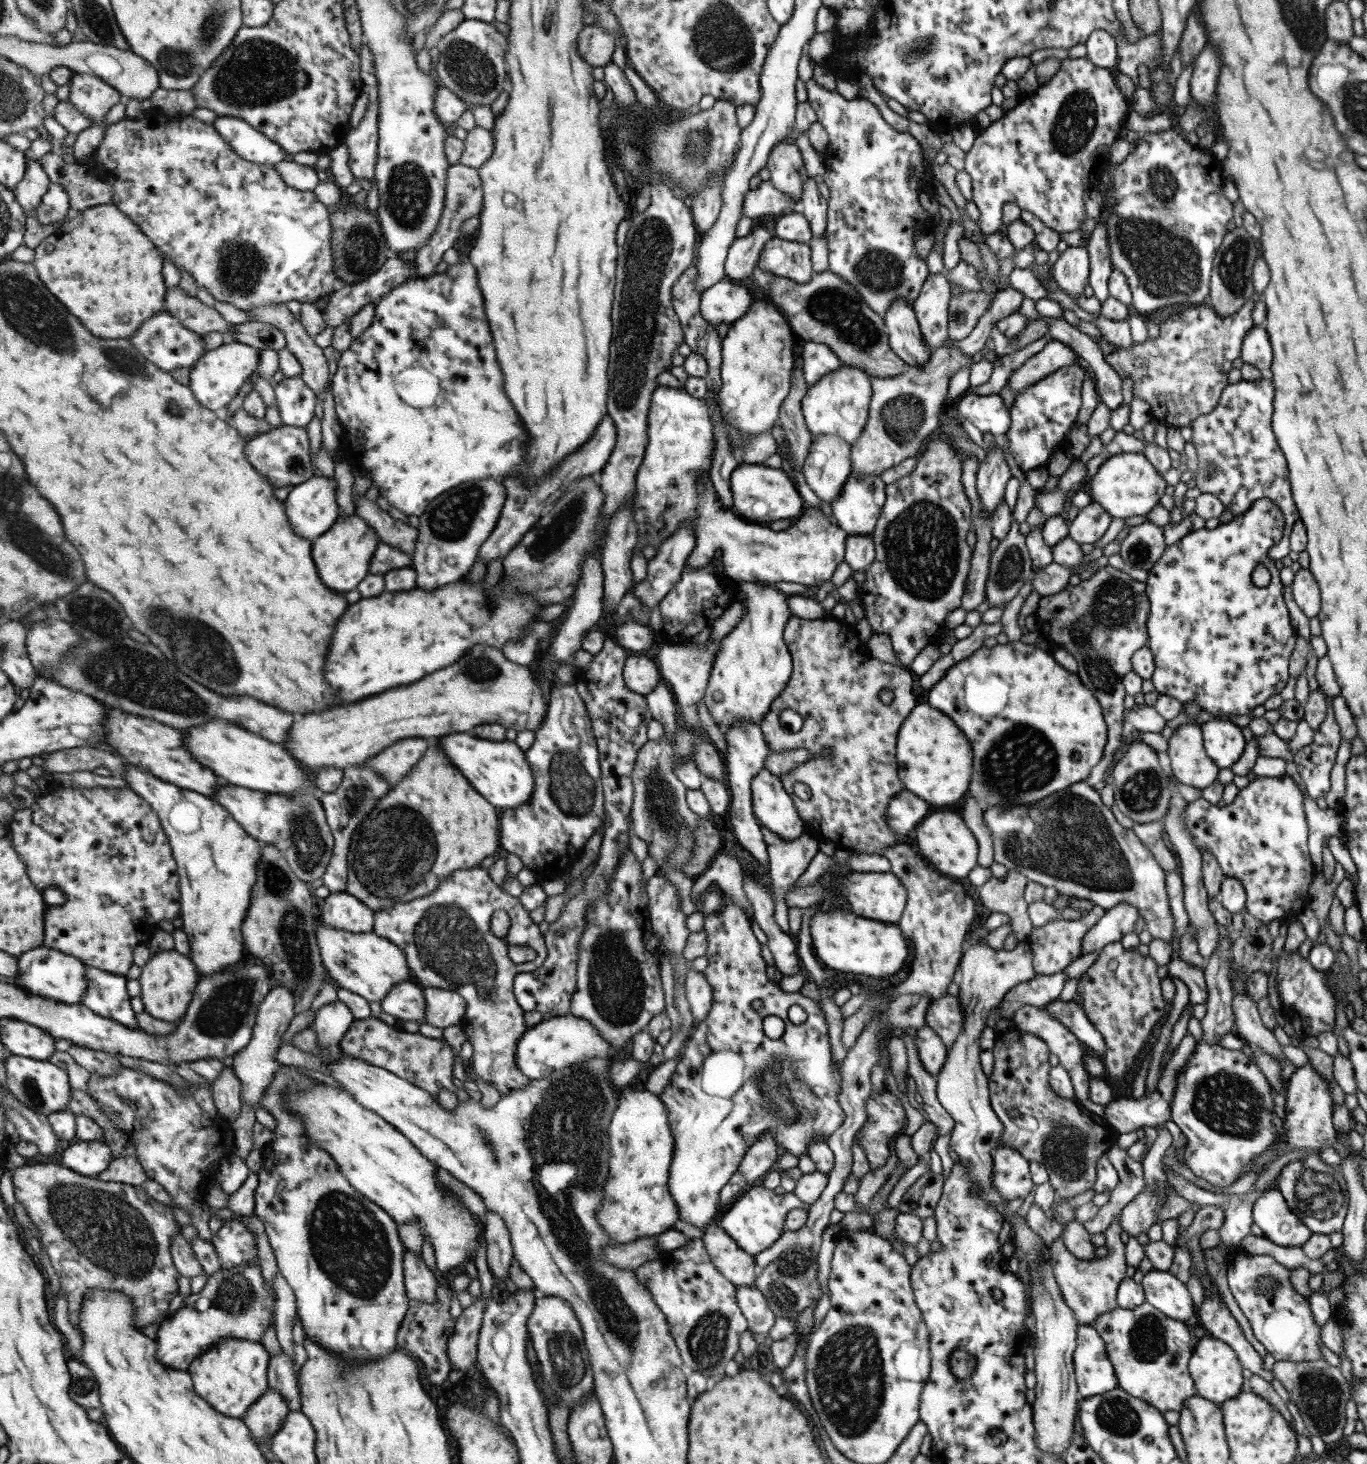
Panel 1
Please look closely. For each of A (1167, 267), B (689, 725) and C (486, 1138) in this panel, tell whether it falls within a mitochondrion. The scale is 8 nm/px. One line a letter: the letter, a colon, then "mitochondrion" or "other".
A: mitochondrion
B: mitochondrion
C: mitochondrion

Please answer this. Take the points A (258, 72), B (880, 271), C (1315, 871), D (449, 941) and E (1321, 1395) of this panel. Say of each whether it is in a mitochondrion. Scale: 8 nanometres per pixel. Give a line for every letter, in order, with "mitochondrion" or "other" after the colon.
A: mitochondrion
B: mitochondrion
C: other
D: mitochondrion
E: mitochondrion

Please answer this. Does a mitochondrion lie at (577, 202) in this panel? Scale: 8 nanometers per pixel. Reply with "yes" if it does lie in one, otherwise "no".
no

